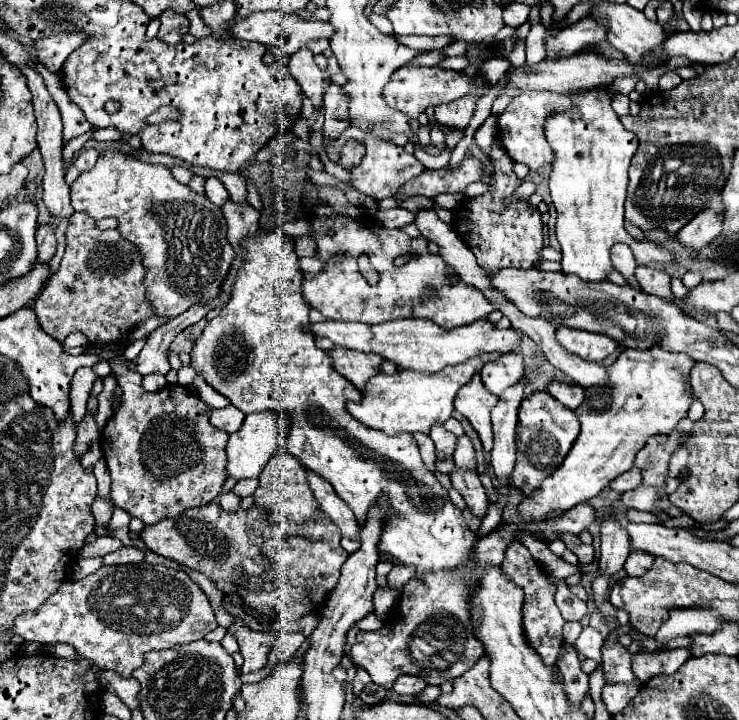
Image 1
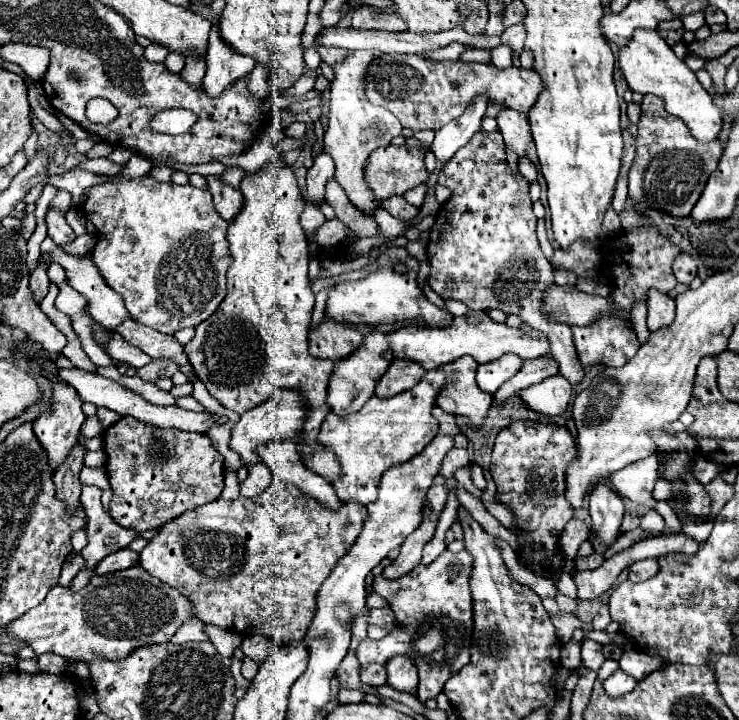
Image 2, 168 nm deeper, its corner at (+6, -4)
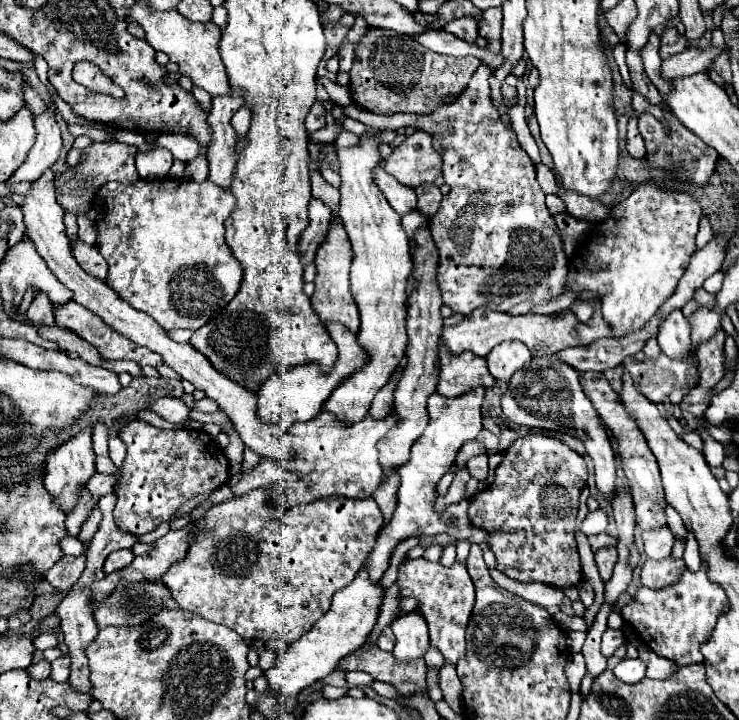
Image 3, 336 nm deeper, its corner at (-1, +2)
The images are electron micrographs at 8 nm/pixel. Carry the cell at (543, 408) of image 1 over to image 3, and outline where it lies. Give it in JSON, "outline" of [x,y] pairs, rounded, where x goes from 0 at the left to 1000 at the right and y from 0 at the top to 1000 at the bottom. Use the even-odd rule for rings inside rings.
{"outline":[[[717,600],[693,614],[671,650],[668,672],[660,681],[647,683],[636,694],[633,706],[639,728],[666,742],[660,756],[671,772],[671,789],[677,794],[704,808],[731,808],[750,817],[785,811],[788,786],[779,764],[777,731],[782,717],[782,692],[793,672],[793,664],[796,656],[790,636],[752,606],[744,606],[739,600]]]}

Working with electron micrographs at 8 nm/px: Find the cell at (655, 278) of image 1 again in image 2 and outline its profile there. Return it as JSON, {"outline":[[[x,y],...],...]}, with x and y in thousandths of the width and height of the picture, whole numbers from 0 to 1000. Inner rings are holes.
{"outline":[[[878,403],[878,414],[876,414],[876,453],[881,461],[889,461],[889,456],[905,453],[911,439],[913,439],[913,419],[911,414],[905,414],[903,408],[892,406],[892,403]]]}

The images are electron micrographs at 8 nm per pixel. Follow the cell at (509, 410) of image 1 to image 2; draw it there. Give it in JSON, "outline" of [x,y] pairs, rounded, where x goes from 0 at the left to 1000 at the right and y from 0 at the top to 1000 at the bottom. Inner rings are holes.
{"outline":[[[737,497],[710,500],[710,503],[708,503],[708,511],[705,511],[691,528],[686,528],[686,531],[667,547],[667,553],[670,553],[673,561],[678,561],[678,558],[686,556],[689,550],[697,550],[702,542],[708,542],[708,539],[713,539],[713,536],[719,536],[719,533],[727,533],[727,531],[743,525],[743,522],[751,522],[751,519],[756,519],[756,506],[754,506],[748,497],[743,497],[743,500],[737,500]]]}

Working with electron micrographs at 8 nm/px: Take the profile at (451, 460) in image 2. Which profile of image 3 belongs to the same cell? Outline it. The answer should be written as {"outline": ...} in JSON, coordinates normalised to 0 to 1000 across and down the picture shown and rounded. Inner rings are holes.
{"outline":[[[650,631],[650,633],[636,636],[633,644],[631,644],[631,650],[633,650],[633,656],[636,656],[639,664],[658,667],[658,661],[660,661],[660,633]]]}

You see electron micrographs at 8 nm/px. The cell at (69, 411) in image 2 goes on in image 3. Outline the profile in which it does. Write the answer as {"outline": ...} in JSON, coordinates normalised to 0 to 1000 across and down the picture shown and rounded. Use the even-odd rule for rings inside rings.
{"outline":[[[122,594],[108,597],[103,606],[97,606],[92,614],[65,625],[62,631],[62,661],[60,661],[60,675],[62,681],[76,692],[78,703],[89,711],[97,708],[97,697],[103,697],[103,675],[111,675],[119,669],[119,664],[127,658],[127,625],[124,625],[124,611],[122,611]]]}

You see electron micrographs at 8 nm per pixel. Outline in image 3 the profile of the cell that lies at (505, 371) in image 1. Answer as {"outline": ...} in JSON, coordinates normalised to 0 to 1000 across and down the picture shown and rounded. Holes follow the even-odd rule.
{"outline":[[[679,475],[658,494],[658,503],[668,528],[687,531],[698,514],[720,503],[720,492],[706,475]]]}

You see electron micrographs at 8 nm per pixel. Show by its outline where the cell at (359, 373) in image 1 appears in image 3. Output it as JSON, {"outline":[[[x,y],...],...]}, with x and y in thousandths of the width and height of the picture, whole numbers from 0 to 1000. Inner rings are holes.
{"outline":[[[449,314],[444,317],[441,333],[433,339],[430,350],[428,350],[428,403],[422,408],[422,431],[430,436],[436,450],[444,447],[457,447],[465,450],[471,456],[471,461],[484,464],[487,458],[487,436],[484,436],[484,425],[476,414],[474,397],[471,397],[471,381],[474,381],[474,364],[476,364],[476,344],[474,344],[474,333],[468,328],[468,319],[463,314]]]}

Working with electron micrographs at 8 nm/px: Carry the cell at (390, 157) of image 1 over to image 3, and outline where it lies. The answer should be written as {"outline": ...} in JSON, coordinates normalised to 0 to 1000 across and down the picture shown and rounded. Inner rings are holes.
{"outline":[[[566,181],[530,208],[530,214],[517,225],[517,233],[541,256],[563,261],[587,253],[595,244],[598,219],[585,206],[585,189]]]}

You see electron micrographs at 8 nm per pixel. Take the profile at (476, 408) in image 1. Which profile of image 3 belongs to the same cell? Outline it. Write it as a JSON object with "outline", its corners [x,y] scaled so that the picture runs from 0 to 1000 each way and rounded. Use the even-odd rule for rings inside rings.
{"outline":[[[595,486],[595,519],[590,536],[595,550],[620,553],[647,536],[658,542],[668,536],[668,525],[660,519],[655,497],[644,497],[639,489],[612,494],[606,486]]]}

